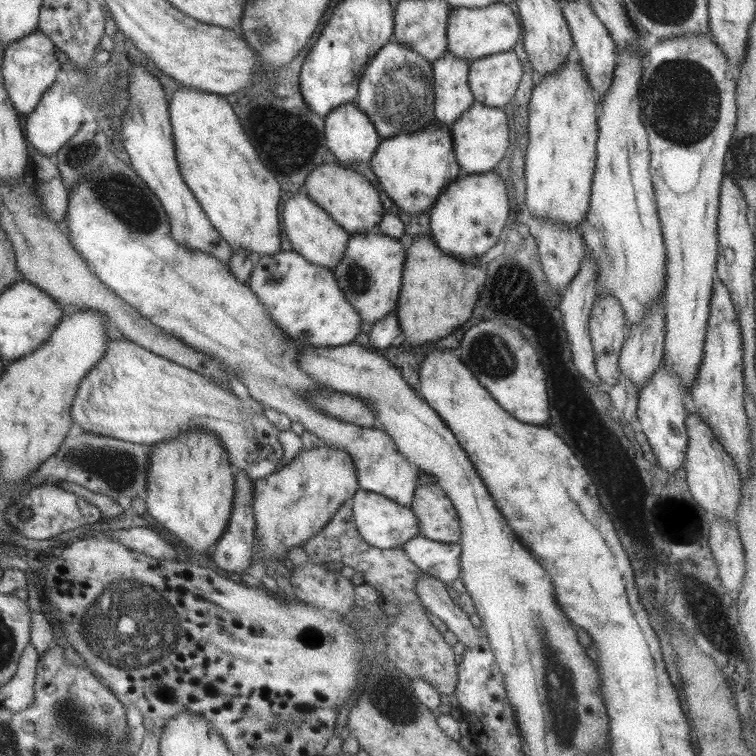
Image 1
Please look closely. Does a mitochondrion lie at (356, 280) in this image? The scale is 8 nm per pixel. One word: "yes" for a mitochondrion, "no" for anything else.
yes

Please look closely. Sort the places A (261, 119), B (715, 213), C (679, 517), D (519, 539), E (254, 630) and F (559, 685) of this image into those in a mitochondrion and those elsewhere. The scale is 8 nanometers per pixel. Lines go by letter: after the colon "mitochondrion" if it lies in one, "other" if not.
A: other
B: other
C: other
D: other
E: other
F: mitochondrion

